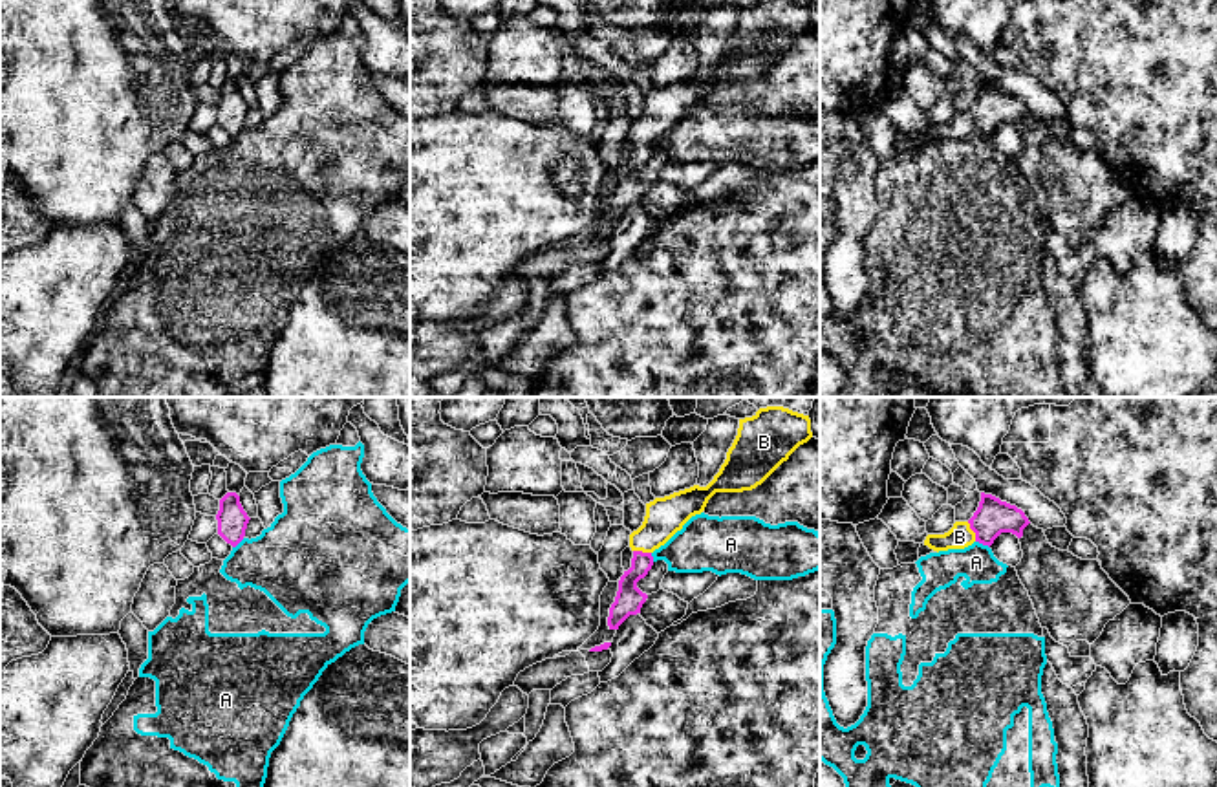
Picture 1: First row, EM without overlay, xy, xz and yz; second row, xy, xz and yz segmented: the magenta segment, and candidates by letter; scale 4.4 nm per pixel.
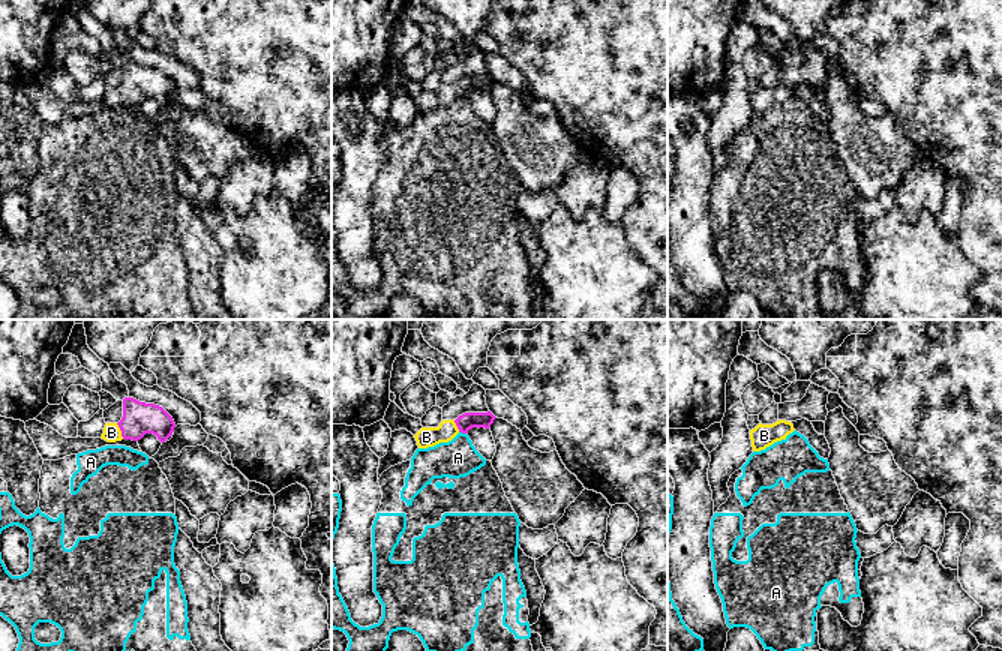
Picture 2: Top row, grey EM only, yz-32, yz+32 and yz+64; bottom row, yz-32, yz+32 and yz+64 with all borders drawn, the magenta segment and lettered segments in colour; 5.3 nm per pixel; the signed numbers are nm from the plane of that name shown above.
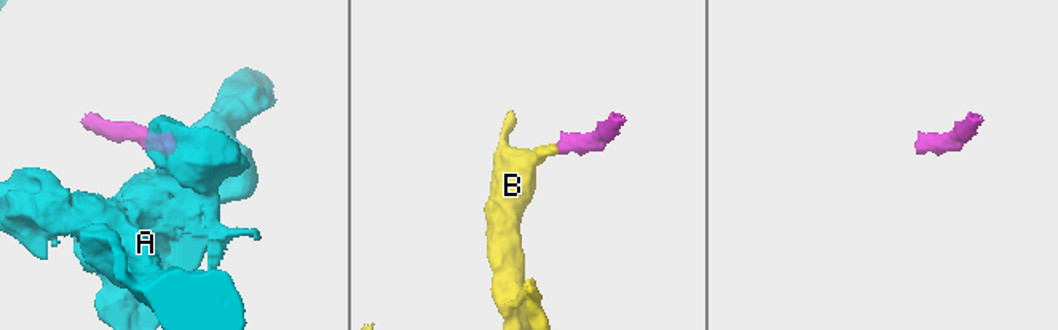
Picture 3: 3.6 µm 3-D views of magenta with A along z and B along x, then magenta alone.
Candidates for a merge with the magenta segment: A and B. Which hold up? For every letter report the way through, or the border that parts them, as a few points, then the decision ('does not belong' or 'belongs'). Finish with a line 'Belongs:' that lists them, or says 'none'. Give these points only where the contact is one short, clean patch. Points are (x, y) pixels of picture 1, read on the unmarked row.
A: border along yz (976, 130), (989, 138); does not belong
B: runs through yz (992, 107), (981, 118), (972, 119), (959, 127); belongs
Belongs: B

